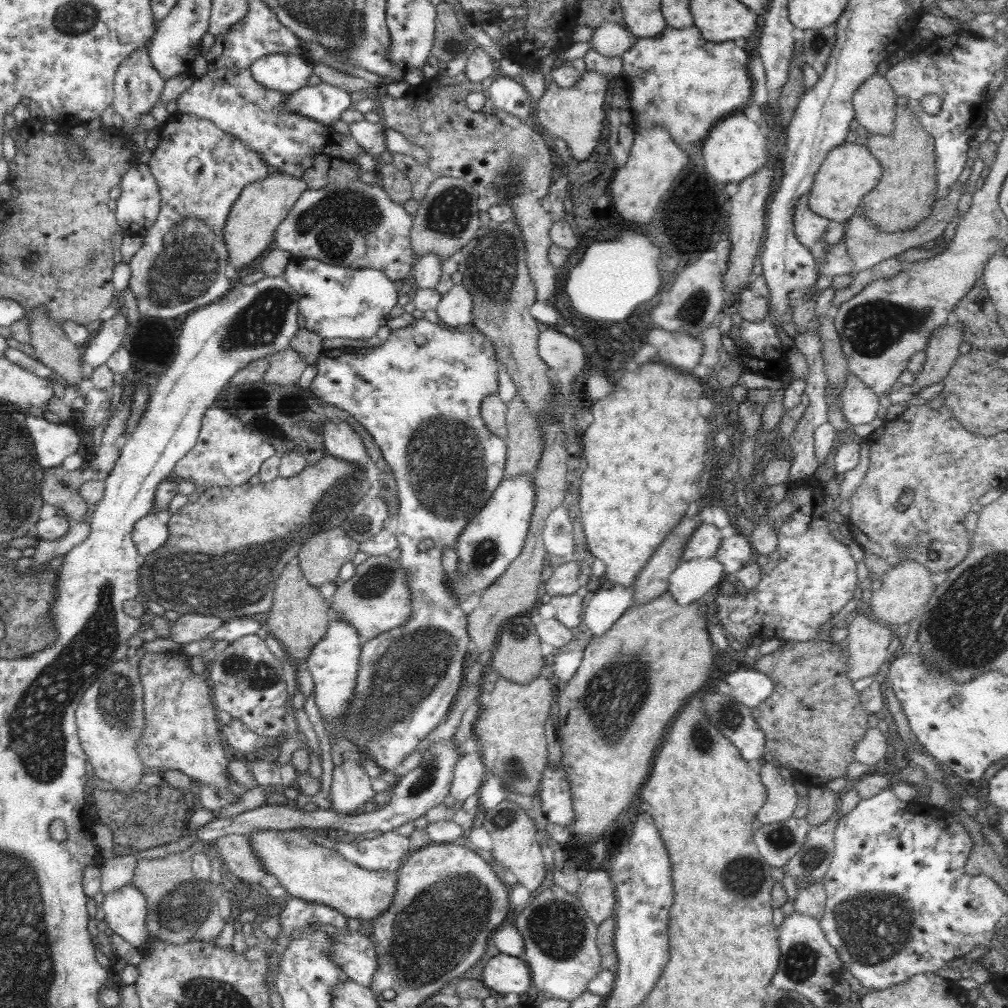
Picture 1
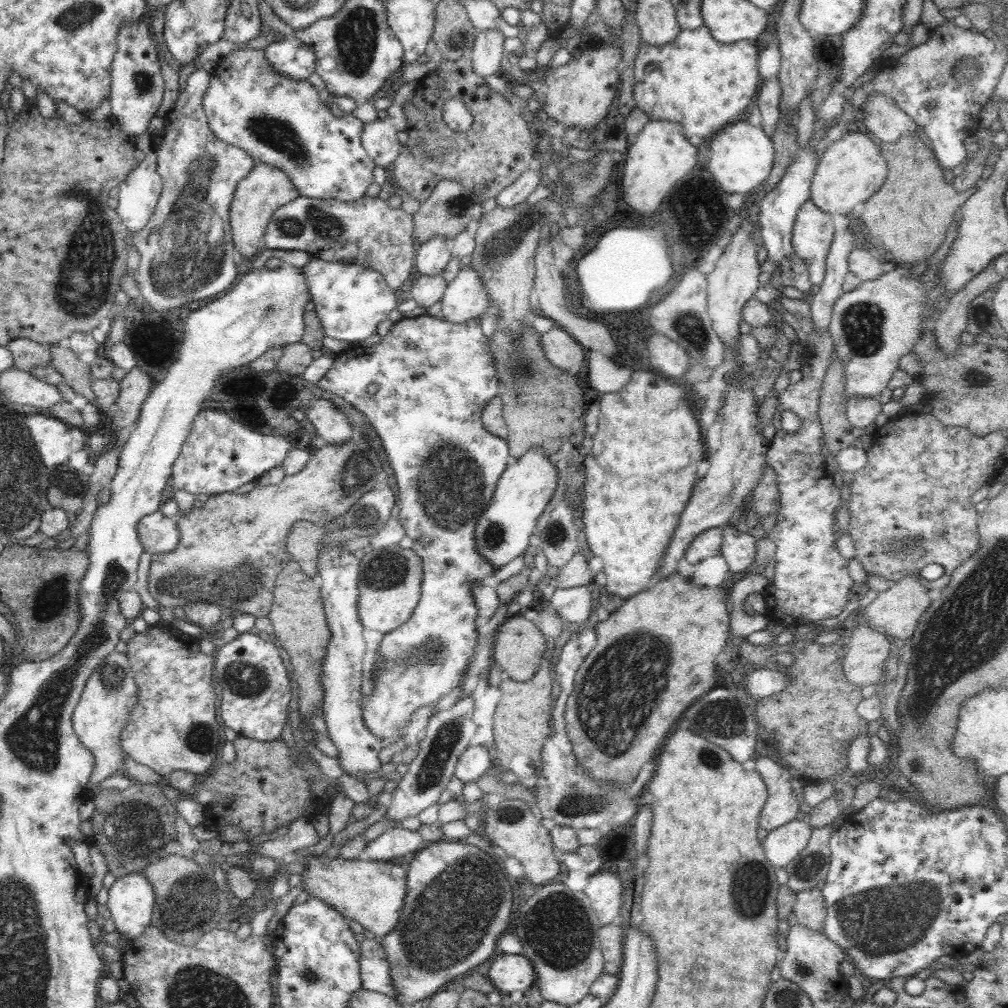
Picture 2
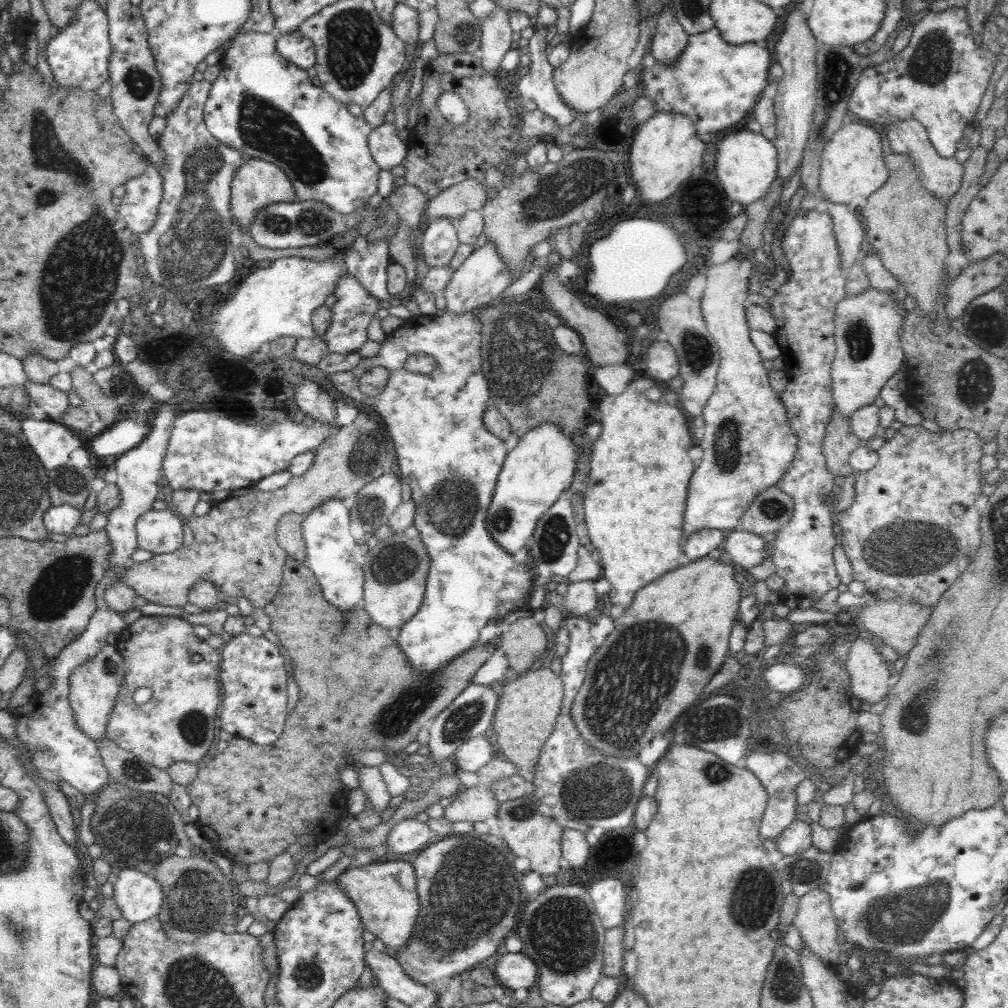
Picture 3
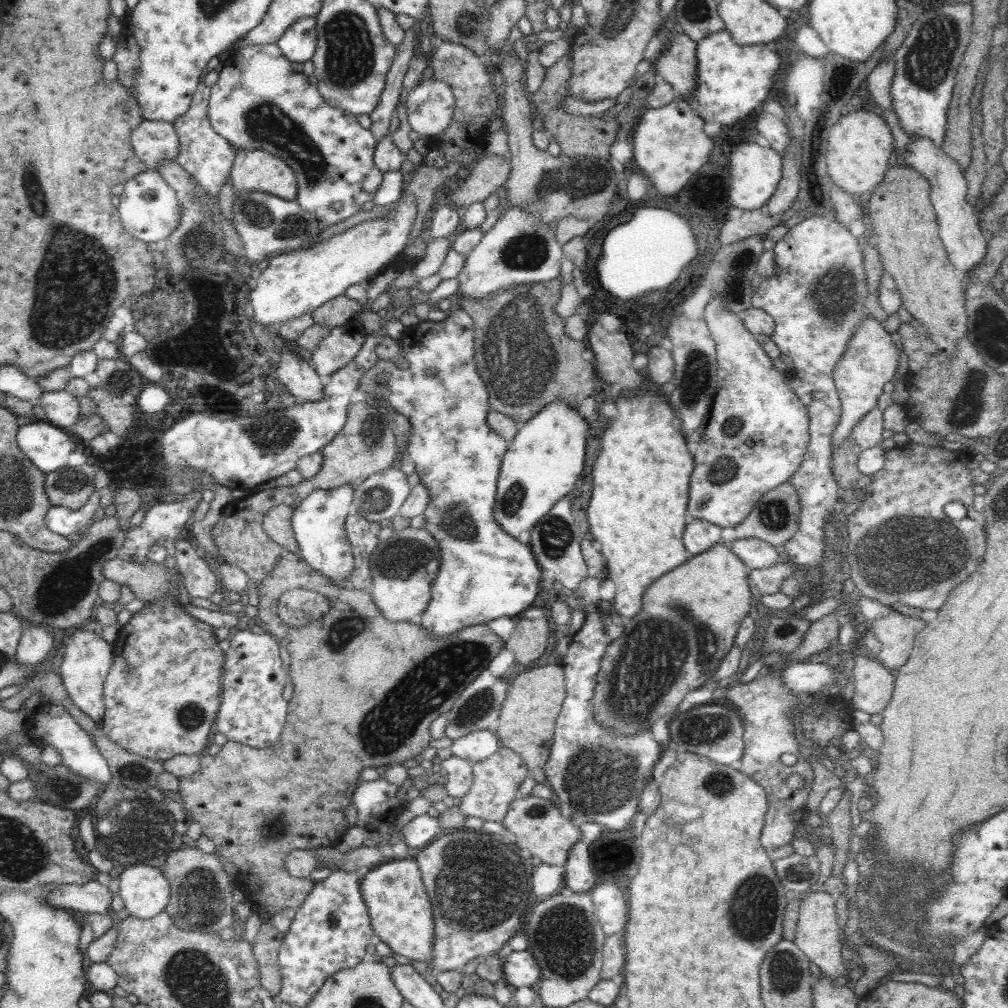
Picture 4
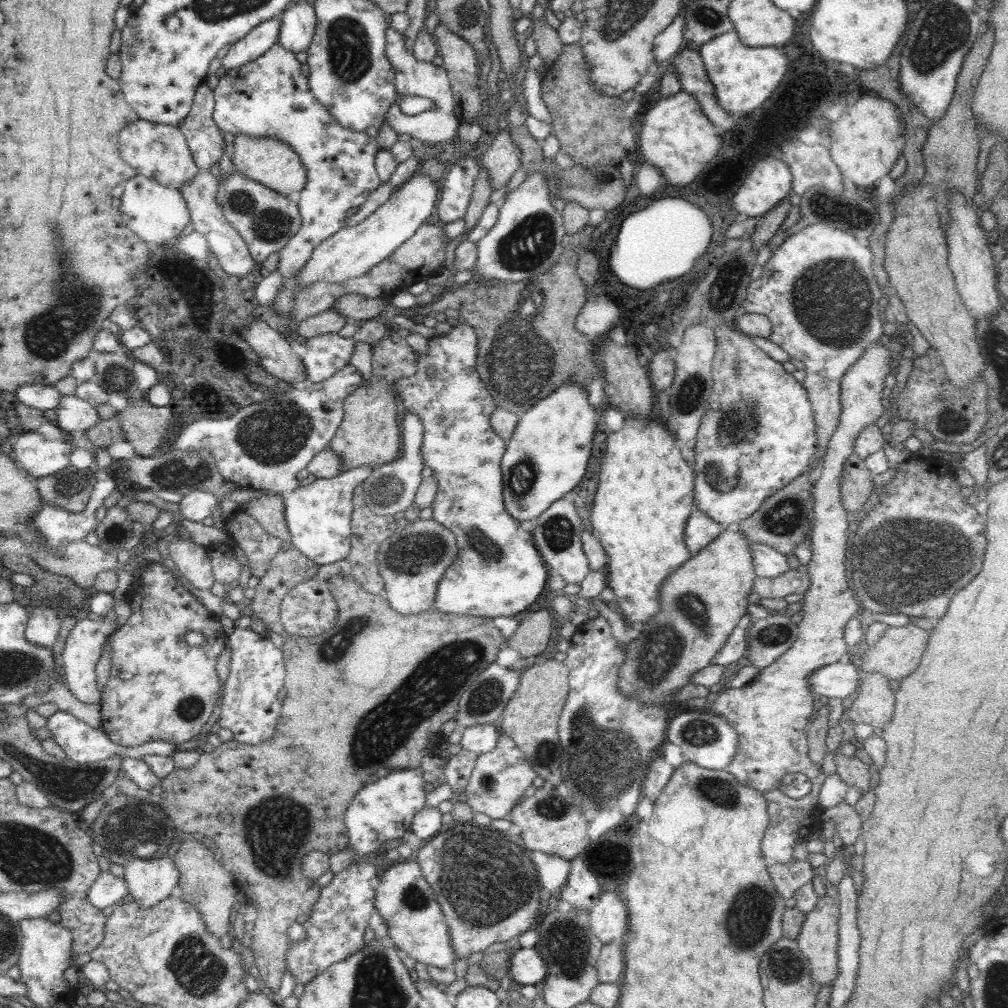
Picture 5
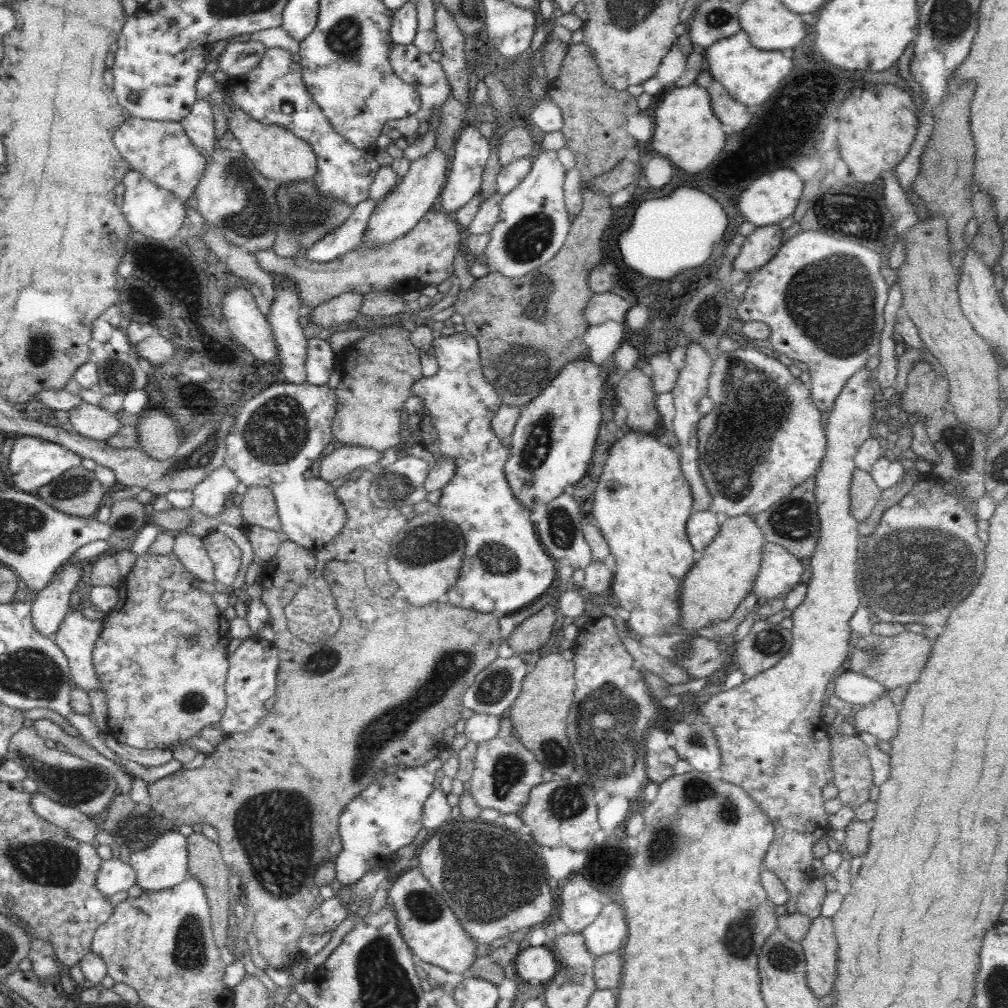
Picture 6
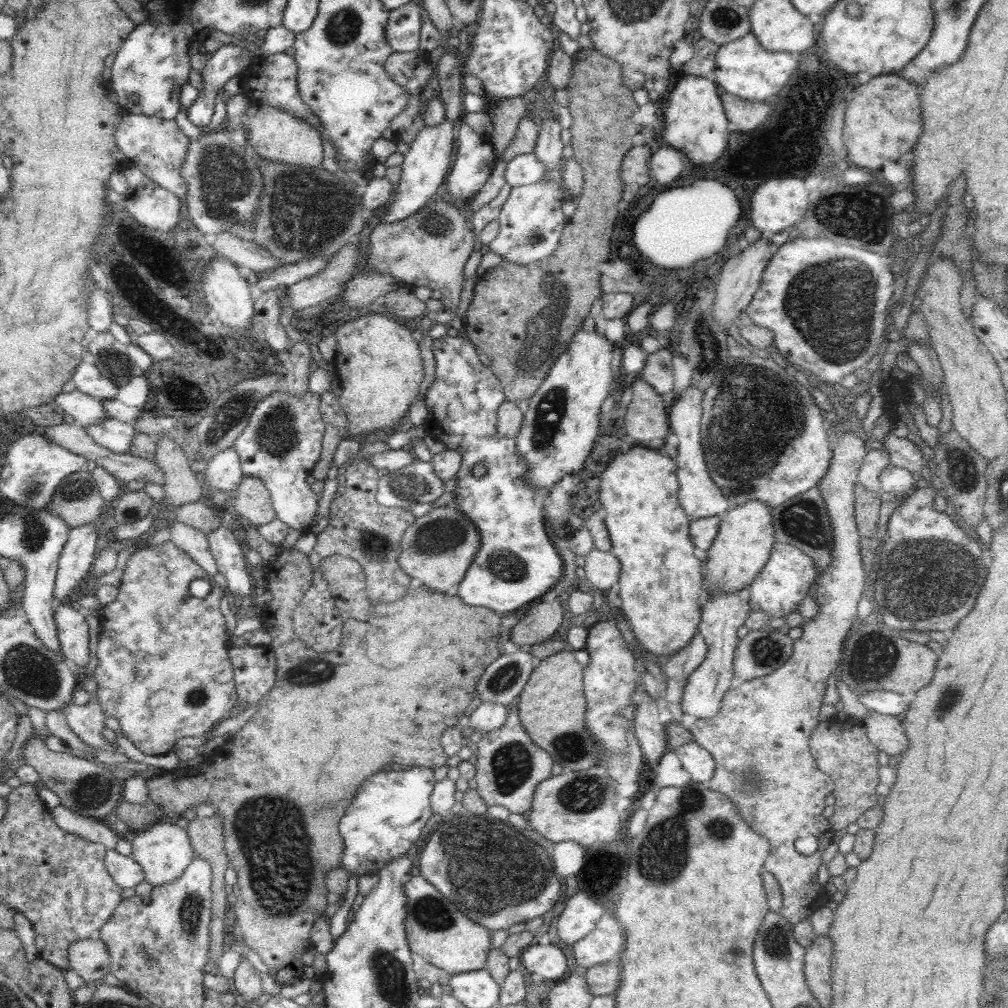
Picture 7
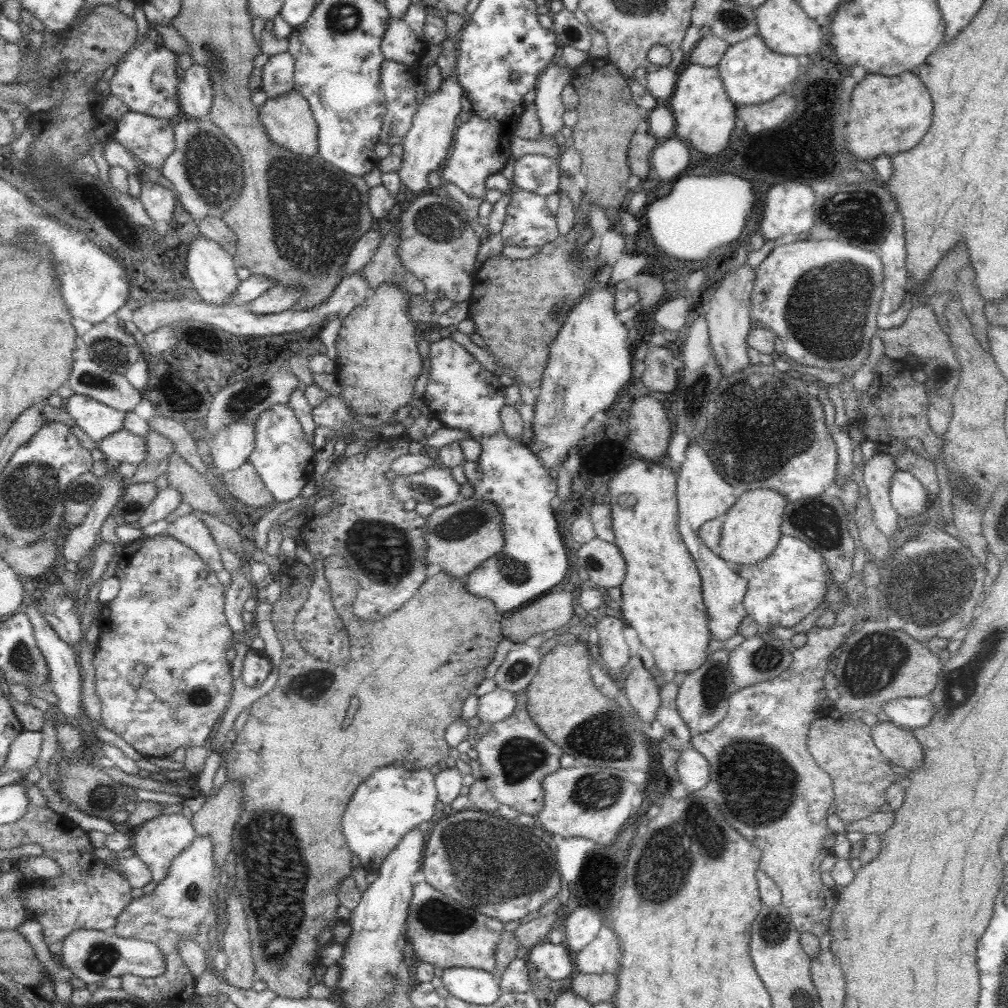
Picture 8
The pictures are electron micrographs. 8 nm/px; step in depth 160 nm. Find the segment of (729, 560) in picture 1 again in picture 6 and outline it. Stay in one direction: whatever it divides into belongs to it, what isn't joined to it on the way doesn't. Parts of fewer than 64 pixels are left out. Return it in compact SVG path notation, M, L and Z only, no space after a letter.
M766 542L761 555L761 567L752 592L761 603L786 598L790 590L806 580L808 568L805 560L794 556L783 546Z

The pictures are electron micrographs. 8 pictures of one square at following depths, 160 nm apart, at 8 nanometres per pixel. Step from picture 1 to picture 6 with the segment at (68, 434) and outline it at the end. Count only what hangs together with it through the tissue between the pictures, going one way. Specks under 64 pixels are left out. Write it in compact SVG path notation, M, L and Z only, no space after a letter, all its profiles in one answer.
M22 435L21 438L16 438L14 441L8 458L8 470L10 470L13 482L12 489L35 494L38 489L50 484L62 473L81 466L82 461L83 458L79 454L64 448L62 445L40 437Z

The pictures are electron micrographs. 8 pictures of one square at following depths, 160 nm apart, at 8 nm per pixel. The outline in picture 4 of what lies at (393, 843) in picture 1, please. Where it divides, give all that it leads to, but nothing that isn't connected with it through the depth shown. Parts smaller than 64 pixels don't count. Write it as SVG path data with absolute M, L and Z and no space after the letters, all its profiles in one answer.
M433 814L416 816L402 828L403 842L408 848L424 848L445 834L446 830L440 828L438 815L433 816Z

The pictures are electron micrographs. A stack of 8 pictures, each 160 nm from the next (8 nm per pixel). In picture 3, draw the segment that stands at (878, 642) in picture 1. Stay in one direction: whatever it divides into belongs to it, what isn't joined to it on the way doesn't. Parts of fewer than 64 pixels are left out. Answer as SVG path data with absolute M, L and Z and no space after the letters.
M861 637L854 639L849 644L844 667L849 674L849 694L860 702L874 705L889 693L888 682L894 667L885 661L880 648L872 641Z

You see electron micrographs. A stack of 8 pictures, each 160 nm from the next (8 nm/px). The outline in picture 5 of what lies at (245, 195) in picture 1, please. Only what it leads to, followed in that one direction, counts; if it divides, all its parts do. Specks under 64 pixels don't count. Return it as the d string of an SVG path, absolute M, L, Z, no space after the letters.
M236 135L229 140L234 168L244 176L286 196L290 192L298 192L304 188L307 181L307 168L302 164L298 153L294 152L293 147L288 143L269 137L245 135Z

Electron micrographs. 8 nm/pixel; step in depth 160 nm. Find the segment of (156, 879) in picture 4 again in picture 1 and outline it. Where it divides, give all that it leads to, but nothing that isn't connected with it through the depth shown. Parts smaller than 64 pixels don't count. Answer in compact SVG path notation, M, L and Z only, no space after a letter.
M132 884L105 895L102 907L107 928L115 932L115 938L134 947L147 942L146 897Z

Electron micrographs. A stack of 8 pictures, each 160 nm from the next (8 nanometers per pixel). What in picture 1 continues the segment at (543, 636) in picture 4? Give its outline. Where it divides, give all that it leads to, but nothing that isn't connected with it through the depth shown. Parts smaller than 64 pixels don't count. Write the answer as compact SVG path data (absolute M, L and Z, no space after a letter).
M520 615L505 619L500 624L498 634L500 641L496 642L496 647L487 660L489 669L518 684L528 684L530 681L536 680L544 664L544 657L540 650L541 640L538 639L538 631L530 619L530 617Z

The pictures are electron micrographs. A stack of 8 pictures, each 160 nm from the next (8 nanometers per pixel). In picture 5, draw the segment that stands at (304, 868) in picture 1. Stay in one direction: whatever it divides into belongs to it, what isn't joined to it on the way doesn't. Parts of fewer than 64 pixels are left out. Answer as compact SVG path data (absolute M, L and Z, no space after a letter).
M401 860L389 867L376 884L374 904L388 926L388 936L403 956L438 968L446 968L456 962L444 913L417 862Z

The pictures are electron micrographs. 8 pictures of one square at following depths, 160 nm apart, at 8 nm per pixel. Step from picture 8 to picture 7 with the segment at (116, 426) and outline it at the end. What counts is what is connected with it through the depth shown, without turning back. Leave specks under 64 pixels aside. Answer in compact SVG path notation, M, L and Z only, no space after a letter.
M78 389L57 394L54 404L64 409L65 415L72 416L74 423L82 428L100 424L104 418L108 418L102 407L102 400L80 392Z

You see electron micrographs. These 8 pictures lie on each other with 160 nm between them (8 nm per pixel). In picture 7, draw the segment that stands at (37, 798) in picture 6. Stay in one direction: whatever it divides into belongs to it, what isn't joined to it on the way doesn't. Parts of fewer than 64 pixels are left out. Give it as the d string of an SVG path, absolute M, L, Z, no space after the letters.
M59 805L50 810L54 822L64 833L76 835L96 844L102 844L107 850L115 850L119 838L116 831L105 821L99 821L76 814L72 810Z

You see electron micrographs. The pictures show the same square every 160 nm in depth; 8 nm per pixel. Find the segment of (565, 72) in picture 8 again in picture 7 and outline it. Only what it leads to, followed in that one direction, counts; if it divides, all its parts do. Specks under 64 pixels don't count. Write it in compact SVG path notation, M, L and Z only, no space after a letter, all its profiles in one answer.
M551 84L545 90L542 99L544 105L538 111L540 115L538 122L541 129L533 152L544 165L545 181L511 188L497 218L499 221L498 234L489 242L492 252L500 254L503 260L516 264L536 263L537 260L552 255L558 248L563 228L568 219L562 213L562 201L566 200L561 189L561 184L563 184L561 130L563 128L549 110L549 104L554 100L554 90Z

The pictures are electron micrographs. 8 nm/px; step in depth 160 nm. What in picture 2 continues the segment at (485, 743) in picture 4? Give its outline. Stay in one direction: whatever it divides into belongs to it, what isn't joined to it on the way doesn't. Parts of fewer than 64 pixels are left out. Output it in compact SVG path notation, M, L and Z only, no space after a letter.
M470 745L459 757L455 776L464 784L478 780L493 768L494 761L483 746Z

